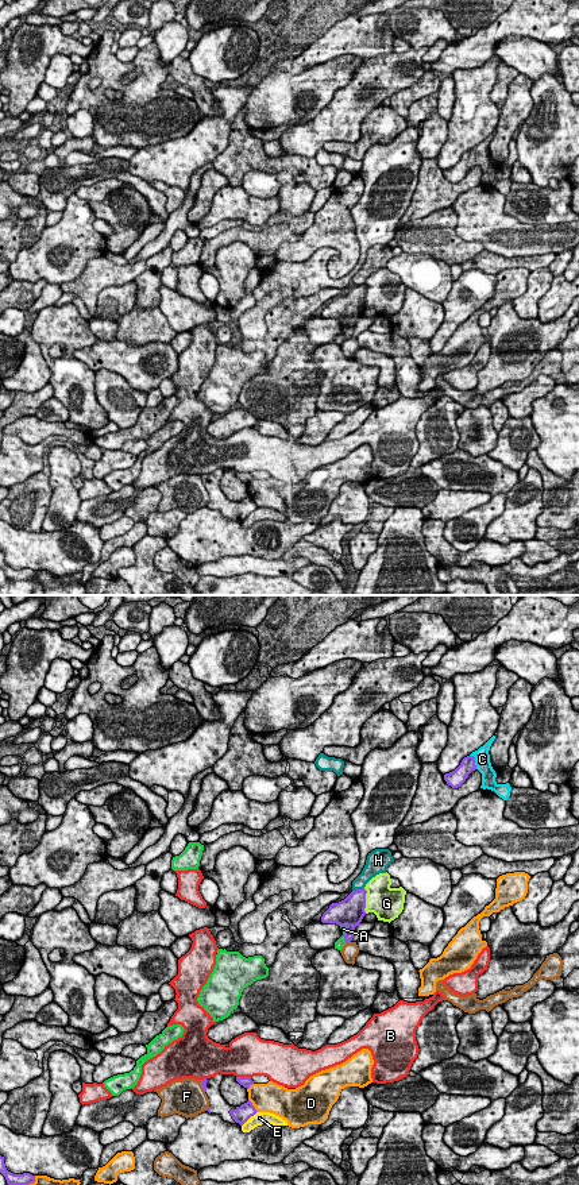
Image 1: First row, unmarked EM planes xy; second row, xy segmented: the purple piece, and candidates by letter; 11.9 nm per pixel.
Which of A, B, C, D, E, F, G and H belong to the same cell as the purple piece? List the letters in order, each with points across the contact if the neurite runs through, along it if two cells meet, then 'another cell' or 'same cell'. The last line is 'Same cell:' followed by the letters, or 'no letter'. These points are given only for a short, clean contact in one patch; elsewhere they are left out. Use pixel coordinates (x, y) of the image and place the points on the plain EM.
A: another cell
B: another cell
C: way xy (467, 161), (474, 157), (482, 154); same cell
D: another cell
E: another cell
F: another cell
G: another cell
H: another cell
Same cell: C

